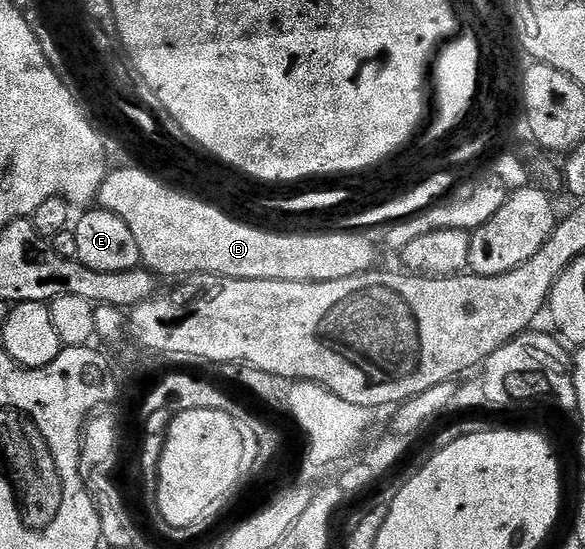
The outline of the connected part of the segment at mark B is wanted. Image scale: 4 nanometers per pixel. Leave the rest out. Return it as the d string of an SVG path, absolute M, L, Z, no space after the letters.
M137 167L136 169L117 169L106 172L103 183L97 192L96 204L102 209L106 209L111 215L119 215L119 219L123 219L123 223L127 223L128 229L131 231L135 243L139 246L139 255L141 256L141 265L148 269L154 275L162 273L165 277L181 277L184 273L214 273L217 279L243 279L244 281L330 281L331 279L347 279L351 275L359 275L360 273L368 273L374 268L373 265L377 261L377 249L373 246L372 236L366 235L361 231L340 231L341 233L320 233L314 231L312 233L302 233L300 231L287 231L291 233L268 233L270 231L265 227L258 227L256 224L245 224L238 220L236 216L230 215L224 208L217 208L215 204L208 200L197 200L186 196L173 196L165 189L158 187L156 181L150 181L148 177L143 176L145 169Z

